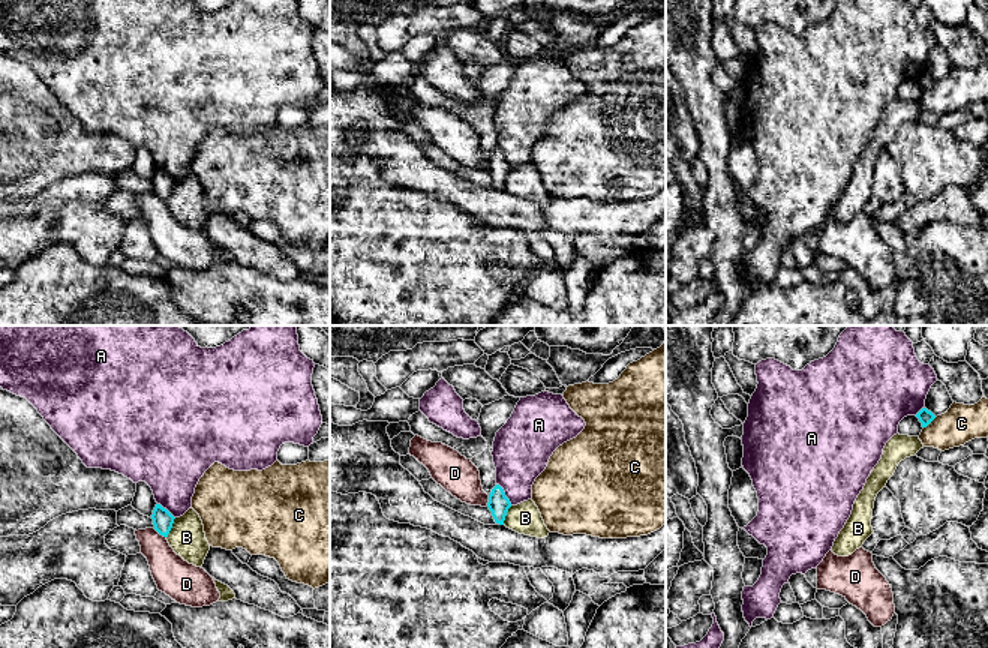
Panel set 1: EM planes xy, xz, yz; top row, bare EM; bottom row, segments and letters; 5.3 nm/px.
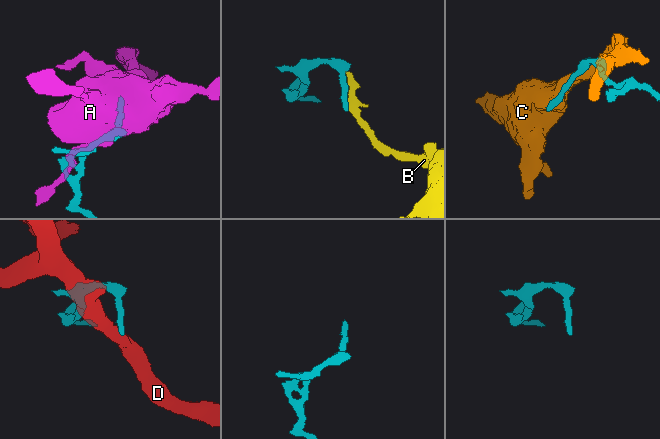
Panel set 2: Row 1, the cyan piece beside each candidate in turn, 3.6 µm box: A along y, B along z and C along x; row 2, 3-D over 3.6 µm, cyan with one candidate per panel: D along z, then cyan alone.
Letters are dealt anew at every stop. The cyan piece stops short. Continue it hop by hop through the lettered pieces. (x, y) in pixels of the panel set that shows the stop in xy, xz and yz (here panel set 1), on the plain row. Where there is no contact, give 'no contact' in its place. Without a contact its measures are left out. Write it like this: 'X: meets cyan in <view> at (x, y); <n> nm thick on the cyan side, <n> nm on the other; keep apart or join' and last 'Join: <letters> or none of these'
A: meets cyan in xz at (504, 158); 110 nm thick on the cyan side, 300 nm on the other; keep apart
B: meets cyan in xy at (171, 191); 110 nm thick on the cyan side, 190 nm on the other; keep apart
C: meets cyan in yz at (930, 86); 80 nm thick on the cyan side, 200 nm on the other; keep apart
D: meets cyan in xy at (159, 197); 110 nm thick on the cyan side, 200 nm on the other; keep apart
Join: none of these

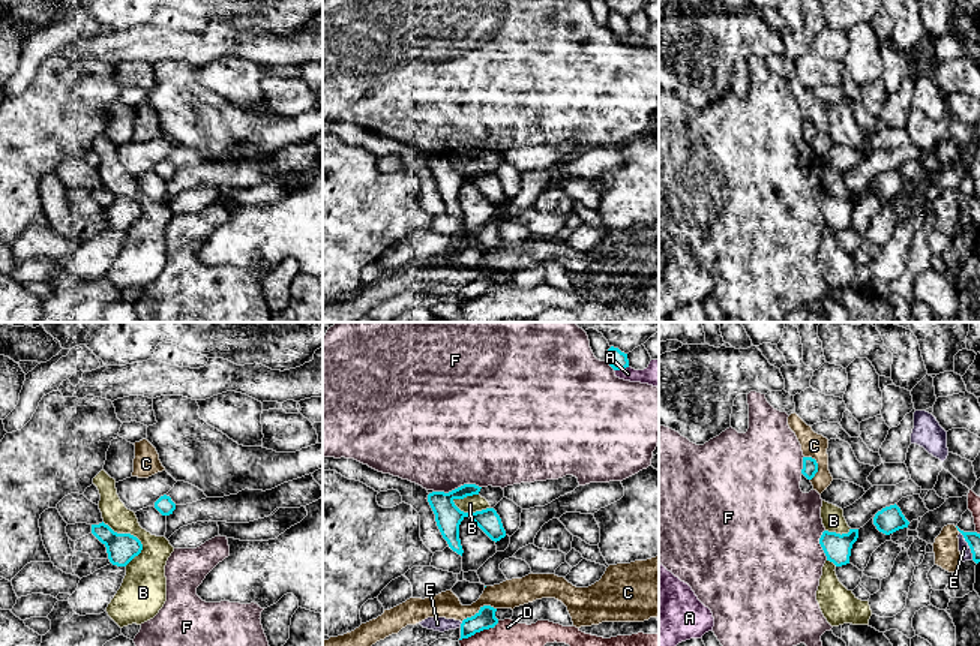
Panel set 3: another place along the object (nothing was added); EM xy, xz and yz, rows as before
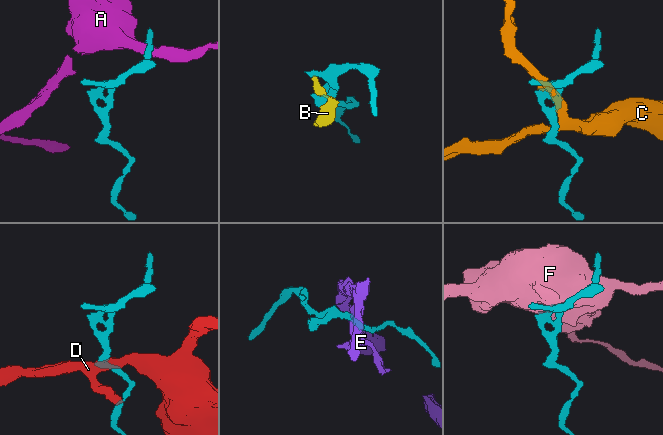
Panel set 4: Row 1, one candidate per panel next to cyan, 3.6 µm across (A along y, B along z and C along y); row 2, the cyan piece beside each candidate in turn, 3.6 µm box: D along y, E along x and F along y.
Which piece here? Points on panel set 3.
A: meets cyan in xz at (620, 33); 100 nm thick on the cyan side, 140 nm on the other; keep apart
B: meets cyan in xz at (470, 177); 140 nm thick on the cyan side, 90 nm on the other; keep apart
C: meets cyan in xz at (479, 275); 110 nm thick on the cyan side, 150 nm on the other; keep apart
D: meets cyan in xz at (479, 296); 110 nm thick on the cyan side, 220 nm on the other; keep apart
E: meets cyan in yz at (968, 209); 80 nm thick on the cyan side, 60 nm on the other; keep apart
F: meets cyan in xz at (458, 152); 140 nm thick on the cyan side, 500 nm on the other; keep apart
Join: none of these

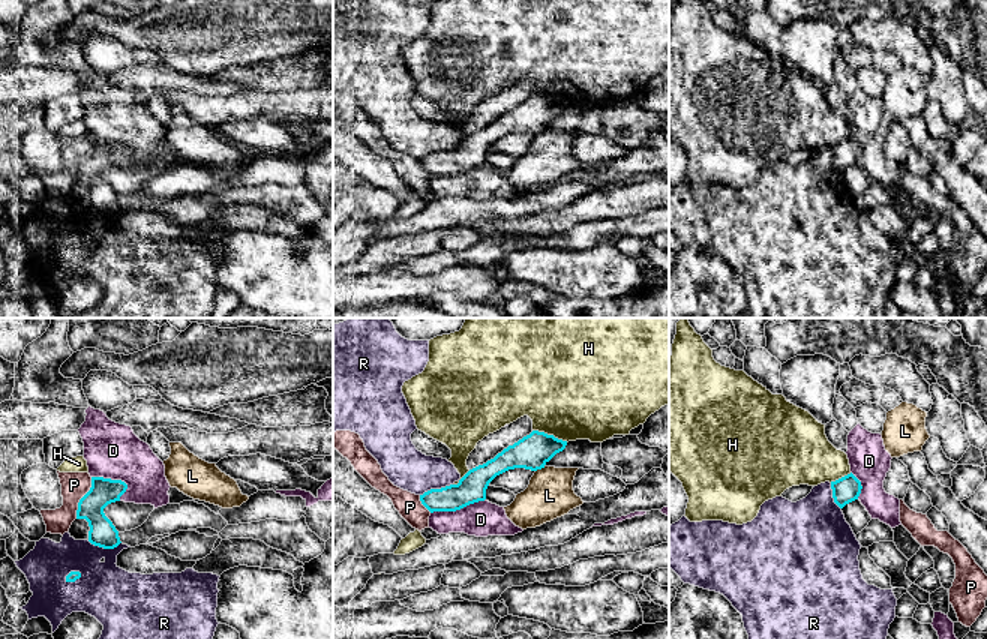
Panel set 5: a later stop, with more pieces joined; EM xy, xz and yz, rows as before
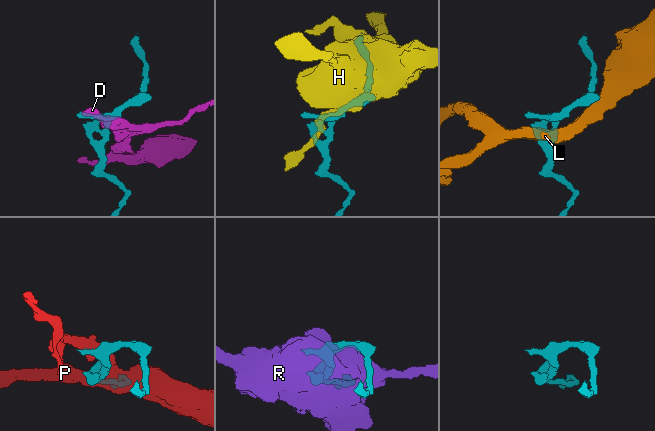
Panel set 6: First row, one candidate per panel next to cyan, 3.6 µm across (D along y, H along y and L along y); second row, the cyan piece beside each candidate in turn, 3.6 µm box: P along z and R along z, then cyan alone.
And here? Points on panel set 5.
D: meets cyan in xz at (458, 173); 160 nm thick on the cyan side, 190 nm on the other; keep apart
H: meets cyan in xz at (551, 99); 180 nm thick on the cyan side, 480 nm on the other; keep apart
L: meets cyan in xz at (540, 132); 180 nm thick on the cyan side, 260 nm on the other; keep apart
P: meets cyan in xy at (81, 162); 150 nm thick on the cyan side, 140 nm on the other; keep apart
R: meets cyan in xy at (104, 212); 150 nm thick on the cyan side, 300 nm on the other; keep apart
Join: none of these

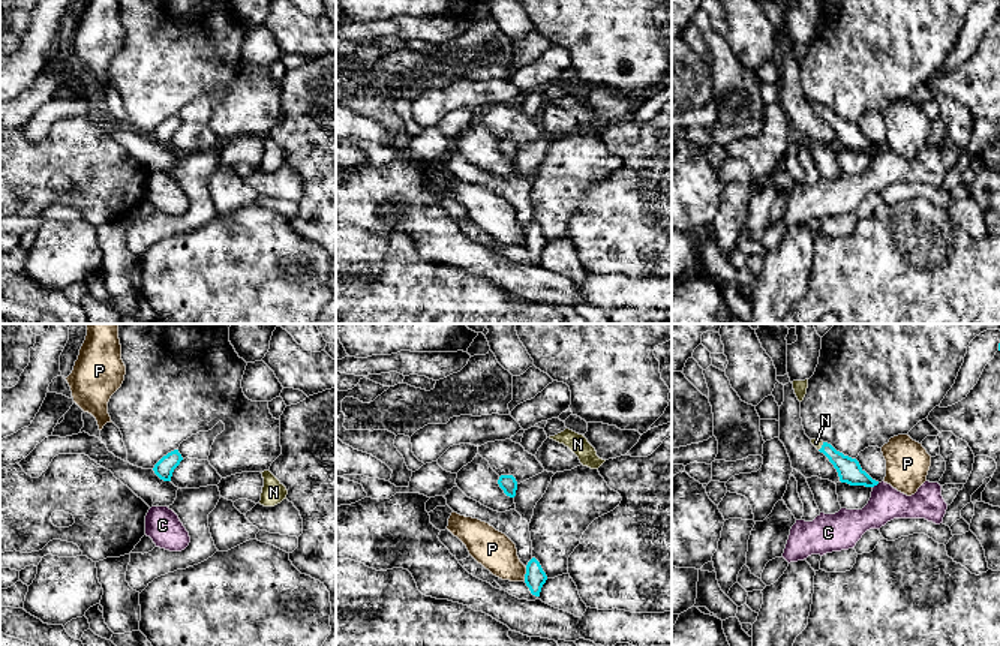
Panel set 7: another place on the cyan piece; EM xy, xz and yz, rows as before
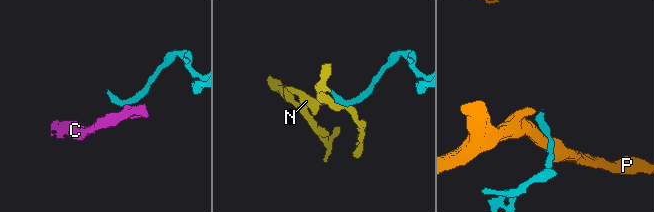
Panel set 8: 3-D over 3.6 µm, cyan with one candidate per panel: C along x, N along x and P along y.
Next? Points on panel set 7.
C: meets cyan in yz at (876, 149); 130 nm thick on the cyan side, 180 nm on the other; keep apart
N: meets cyan in yz at (822, 111); 130 nm thick on the cyan side, 50 nm on the other; join
P: meets cyan in xz at (525, 239); 110 nm thick on the cyan side, 200 nm on the other; keep apart
Join: N

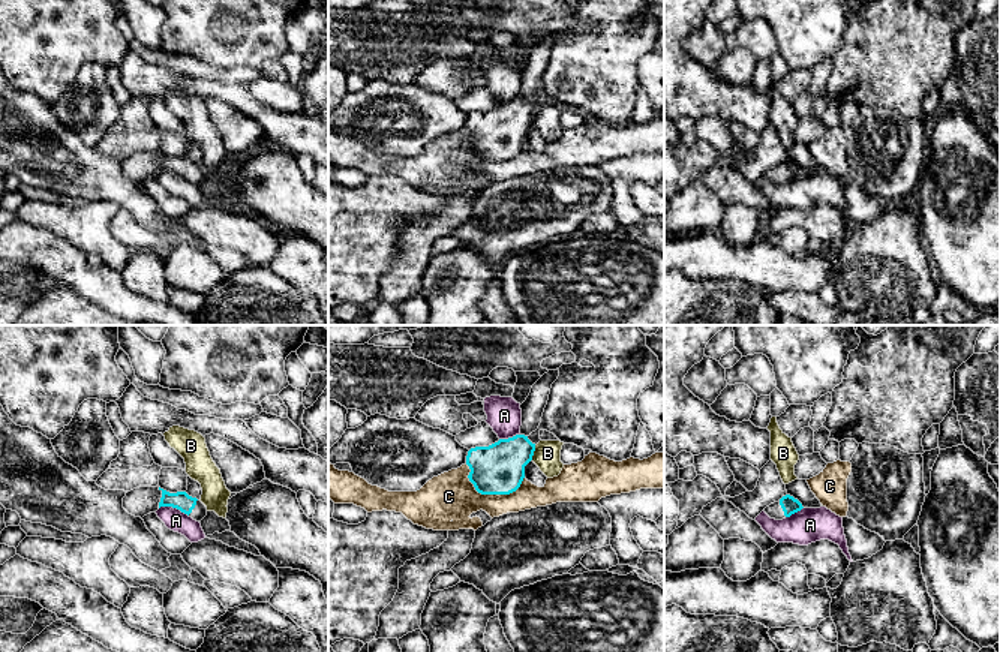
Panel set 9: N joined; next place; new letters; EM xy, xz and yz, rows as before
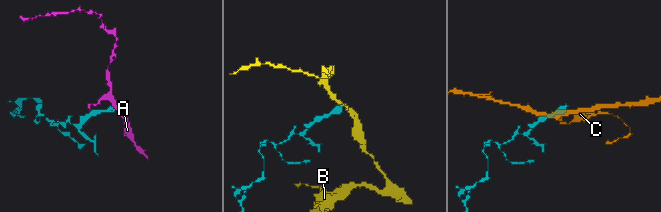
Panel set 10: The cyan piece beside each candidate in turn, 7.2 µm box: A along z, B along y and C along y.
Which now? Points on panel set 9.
A: meets cyan in xy at (174, 171); 100 nm thick on the cyan side, 120 nm on the other; keep apart
B: meets cyan in xz at (532, 117); 280 nm thick on the cyan side, 140 nm on the other; keep apart
C: meets cyan in xz at (488, 158); 280 nm thick on the cyan side, 260 nm on the other; keep apart
Join: none of these

